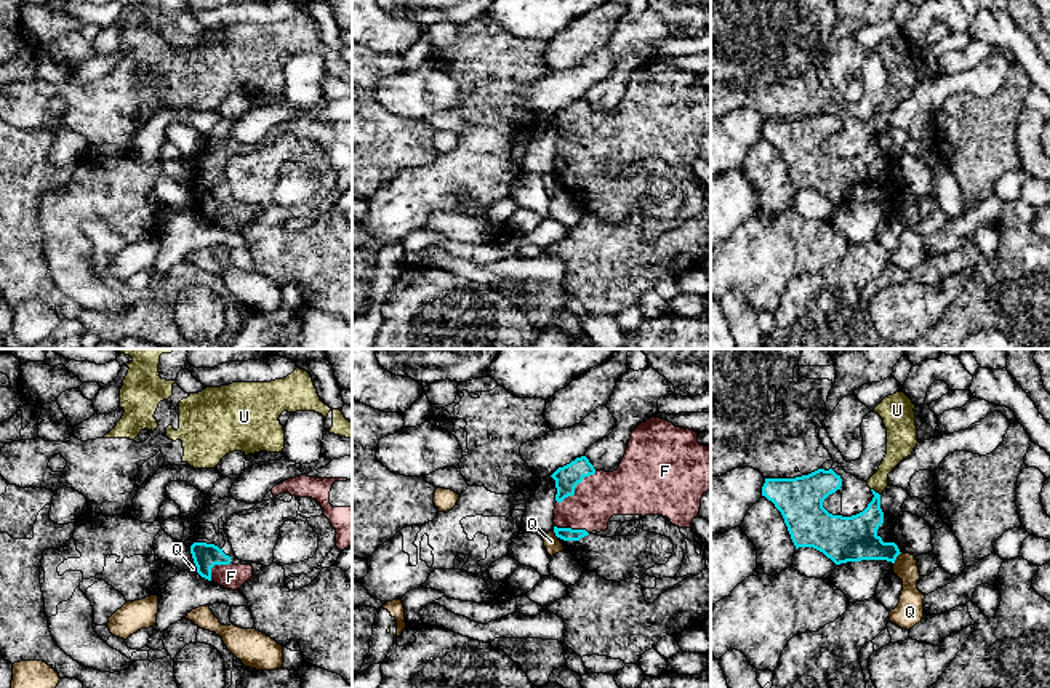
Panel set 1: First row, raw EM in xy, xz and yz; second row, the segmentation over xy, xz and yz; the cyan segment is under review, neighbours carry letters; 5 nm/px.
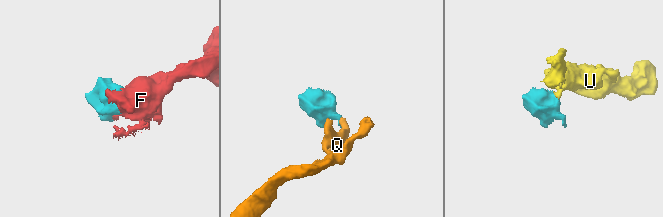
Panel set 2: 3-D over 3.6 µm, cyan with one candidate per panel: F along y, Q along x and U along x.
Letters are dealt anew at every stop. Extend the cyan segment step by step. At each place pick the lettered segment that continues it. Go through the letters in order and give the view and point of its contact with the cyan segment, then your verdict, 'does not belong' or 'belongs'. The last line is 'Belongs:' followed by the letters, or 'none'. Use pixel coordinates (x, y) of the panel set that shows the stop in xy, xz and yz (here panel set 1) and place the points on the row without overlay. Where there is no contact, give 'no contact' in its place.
F: xz (575, 128) | belongs
Q: yz (895, 200) | does not belong
U: yz (874, 133) | does not belong
Belongs: F

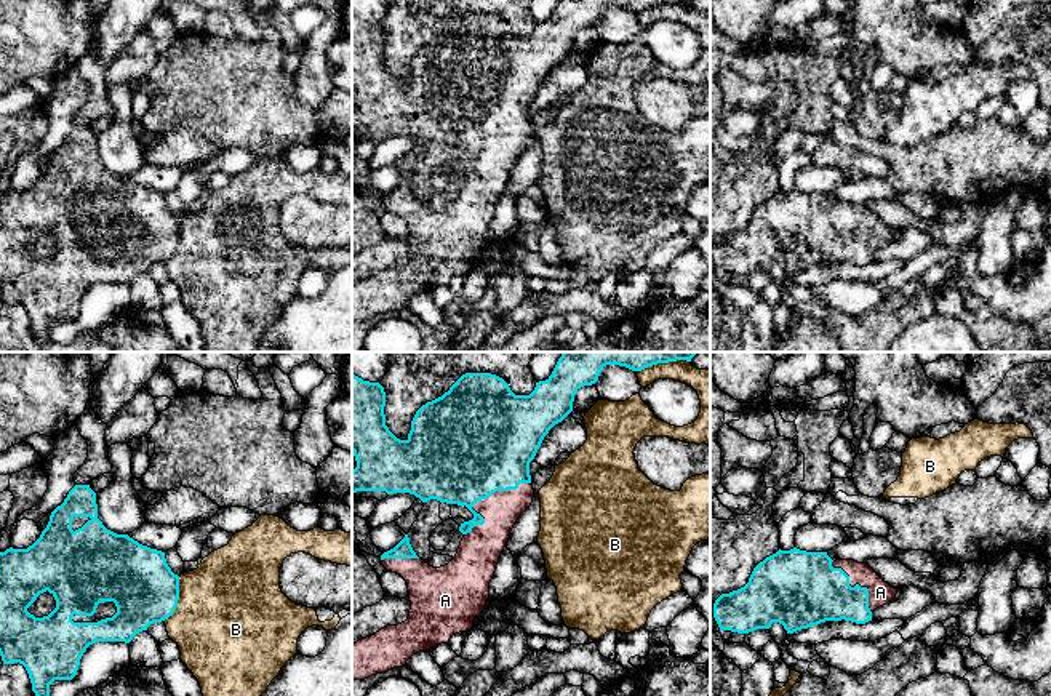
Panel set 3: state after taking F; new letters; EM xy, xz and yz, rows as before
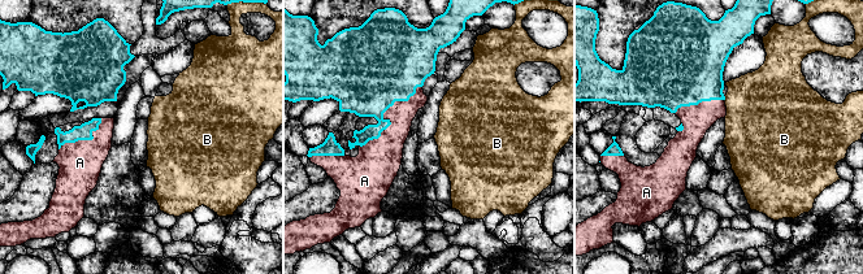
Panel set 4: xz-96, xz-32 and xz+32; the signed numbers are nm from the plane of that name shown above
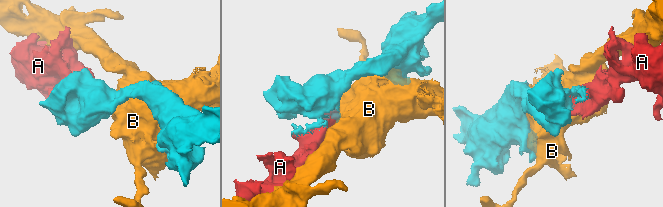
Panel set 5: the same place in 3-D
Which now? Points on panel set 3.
A: xz (483, 140) | belongs
B: xy (178, 240) | does not belong
Belongs: A

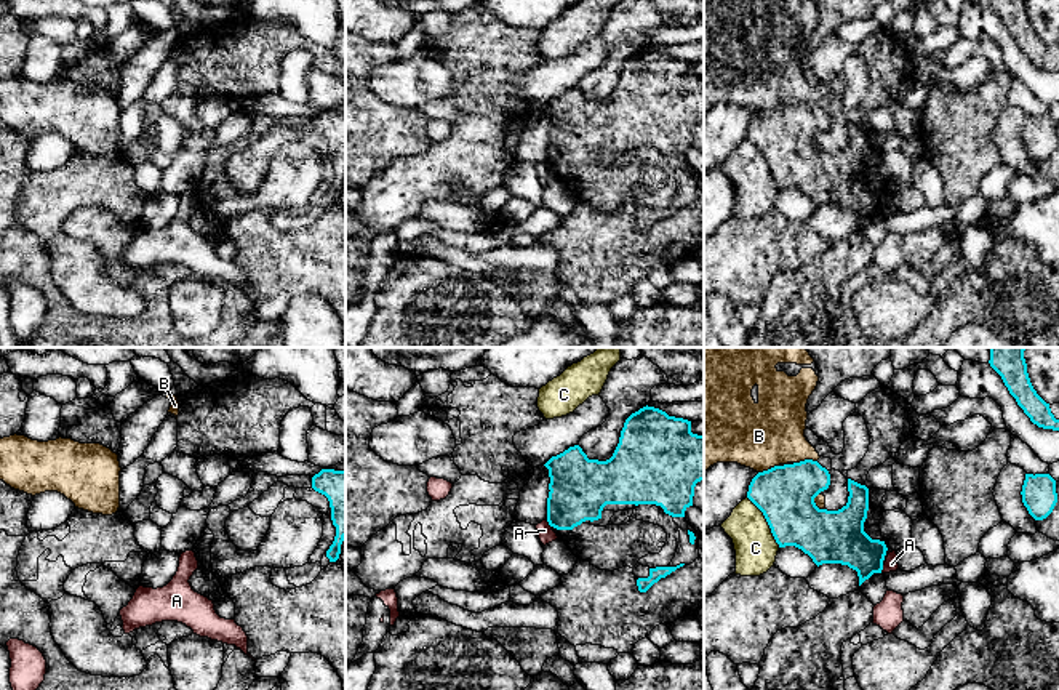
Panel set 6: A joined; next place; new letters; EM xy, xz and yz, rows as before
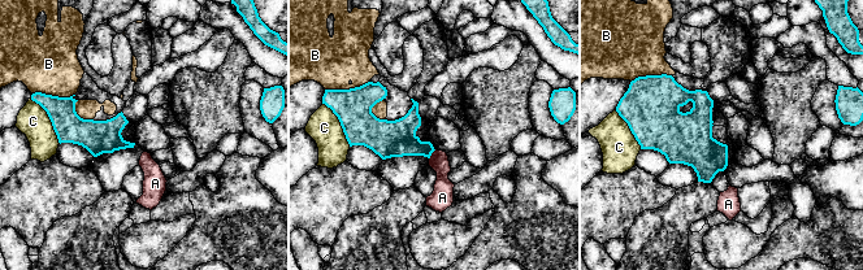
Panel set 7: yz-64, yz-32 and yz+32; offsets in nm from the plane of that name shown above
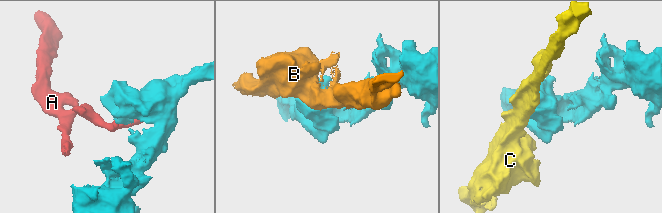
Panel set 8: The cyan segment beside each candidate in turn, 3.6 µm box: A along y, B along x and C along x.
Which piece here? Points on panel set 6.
A: yz (882, 210) | does not belong
B: yz (805, 101) | does not belong
C: yz (767, 162) | does not belong
Belongs: none

